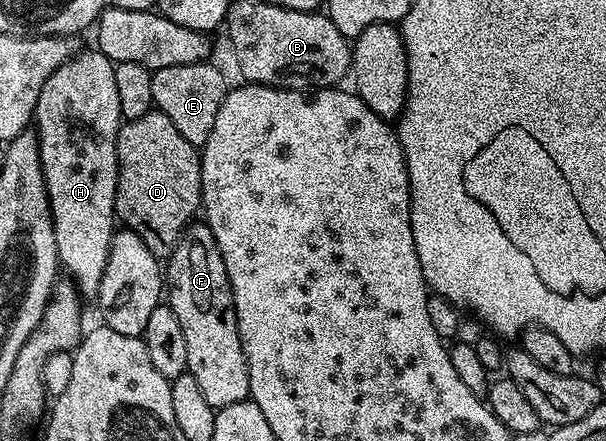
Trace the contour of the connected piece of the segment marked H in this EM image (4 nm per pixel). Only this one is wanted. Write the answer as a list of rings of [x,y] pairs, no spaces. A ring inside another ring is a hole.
[[[79,50],[64,65],[60,65],[60,69],[56,69],[48,81],[44,81],[44,89],[40,89],[32,120],[38,136],[40,165],[50,202],[50,216],[54,222],[58,262],[61,270],[70,274],[67,275],[69,282],[77,287],[82,297],[97,296],[116,230],[114,206],[118,184],[118,130],[124,120],[120,97],[116,93],[114,64],[103,51]]]

